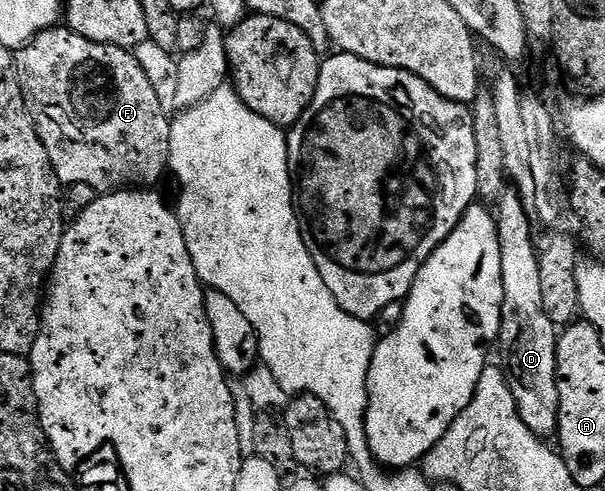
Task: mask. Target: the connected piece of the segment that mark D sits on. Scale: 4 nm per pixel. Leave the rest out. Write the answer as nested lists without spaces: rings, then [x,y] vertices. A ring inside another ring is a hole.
[[[513,185],[503,187],[500,197],[496,201],[498,209],[493,210],[494,224],[498,230],[498,240],[500,241],[500,277],[504,281],[504,301],[502,302],[502,328],[498,334],[497,350],[502,350],[502,360],[500,366],[506,373],[508,381],[508,389],[512,389],[512,397],[516,401],[516,409],[520,413],[520,421],[524,421],[524,425],[528,425],[528,429],[532,429],[532,433],[539,437],[550,437],[557,432],[558,429],[558,337],[559,332],[556,330],[553,321],[548,317],[548,313],[544,313],[544,297],[540,294],[540,261],[538,253],[539,244],[534,244],[534,231],[530,225],[532,223],[531,212],[526,210],[524,201],[518,195],[518,190]]]

